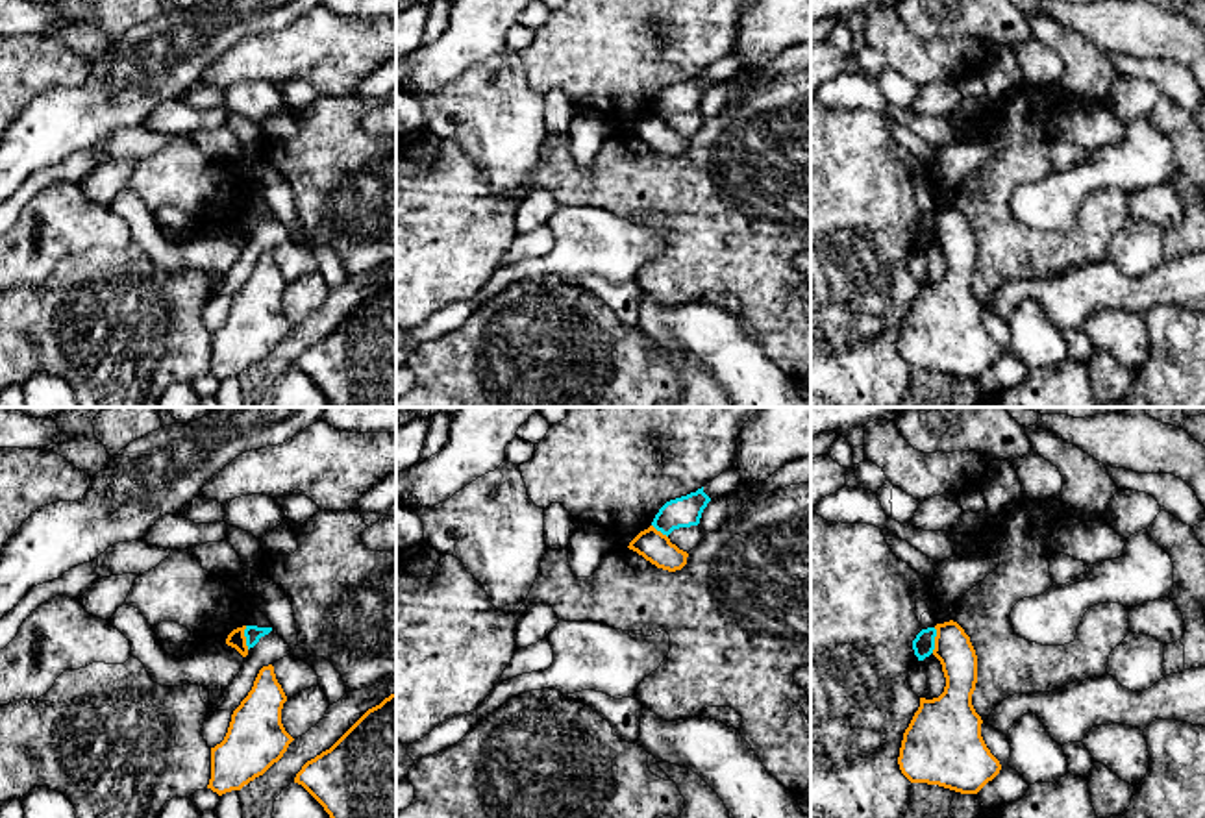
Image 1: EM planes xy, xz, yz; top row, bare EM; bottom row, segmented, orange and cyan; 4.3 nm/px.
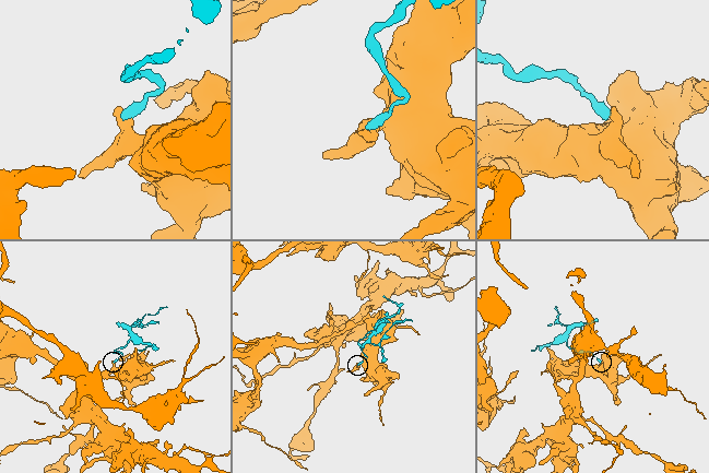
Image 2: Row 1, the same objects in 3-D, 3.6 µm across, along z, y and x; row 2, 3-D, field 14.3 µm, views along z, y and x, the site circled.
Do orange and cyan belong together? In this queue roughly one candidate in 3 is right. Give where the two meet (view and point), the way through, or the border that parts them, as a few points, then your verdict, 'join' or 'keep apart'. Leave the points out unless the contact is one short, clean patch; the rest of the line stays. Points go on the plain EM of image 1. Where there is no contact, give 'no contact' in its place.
yz (935, 226) | along yz (935, 213), (935, 234), (931, 237) | keep apart

